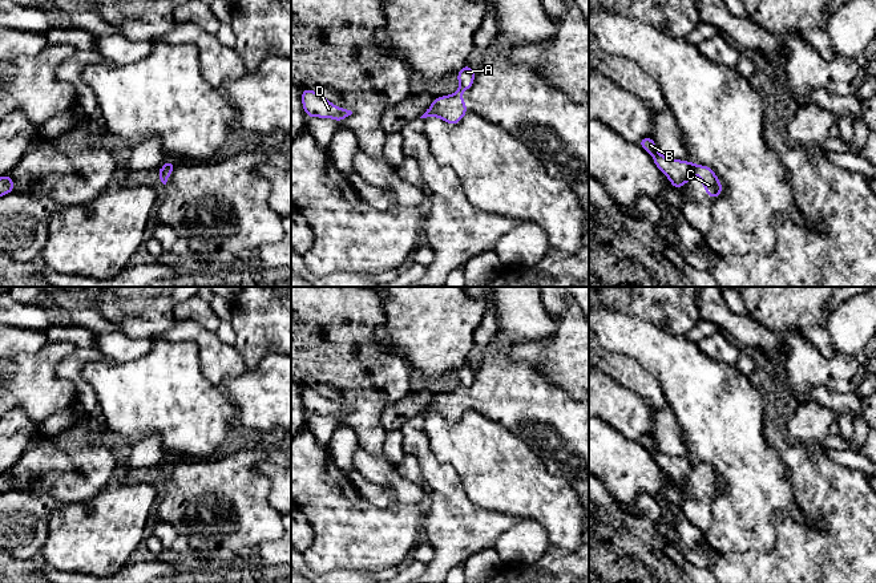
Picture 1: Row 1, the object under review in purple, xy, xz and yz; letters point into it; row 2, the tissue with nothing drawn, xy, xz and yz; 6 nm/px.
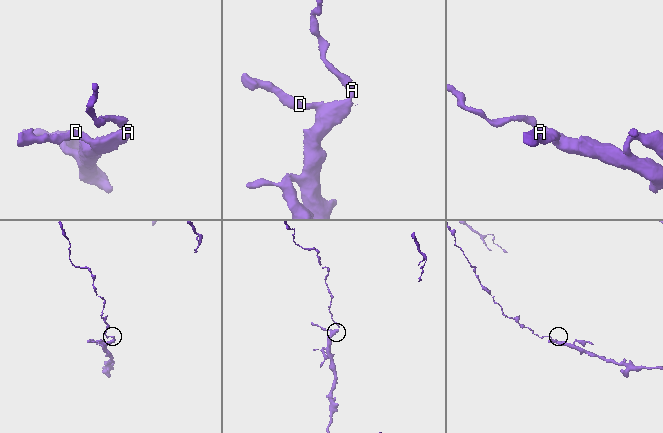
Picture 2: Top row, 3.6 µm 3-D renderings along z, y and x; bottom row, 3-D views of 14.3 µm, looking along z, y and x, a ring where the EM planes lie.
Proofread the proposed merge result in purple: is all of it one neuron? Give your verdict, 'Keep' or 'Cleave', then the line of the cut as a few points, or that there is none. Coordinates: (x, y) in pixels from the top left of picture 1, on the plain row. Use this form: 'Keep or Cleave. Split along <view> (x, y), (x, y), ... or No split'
Cleave. Split along yz (694, 461), (686, 477)

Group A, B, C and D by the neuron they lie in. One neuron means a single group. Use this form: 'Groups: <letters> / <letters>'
Groups: A B / C D

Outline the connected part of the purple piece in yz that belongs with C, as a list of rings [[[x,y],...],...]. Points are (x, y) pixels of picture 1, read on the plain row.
[[[694,461],[691,470],[687,475],[689,482],[691,479],[693,471],[698,471],[702,475],[703,487],[709,490],[709,494],[712,498],[716,498],[716,495],[723,489],[723,482],[718,478],[715,469],[709,463]]]

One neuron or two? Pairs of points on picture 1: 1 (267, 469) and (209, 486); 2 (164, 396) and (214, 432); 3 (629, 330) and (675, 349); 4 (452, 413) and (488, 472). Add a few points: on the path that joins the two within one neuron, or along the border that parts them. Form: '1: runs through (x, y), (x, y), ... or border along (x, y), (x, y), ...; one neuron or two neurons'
1: border along (261, 460), (257, 469), (270, 481), (270, 501); two neurons
2: runs through (176, 404), (192, 417), (202, 420); one neuron
3: runs through (641, 340), (654, 349), (663, 349); one neuron
4: border along (427, 413), (455, 422), (475, 409), (488, 418); two neurons

